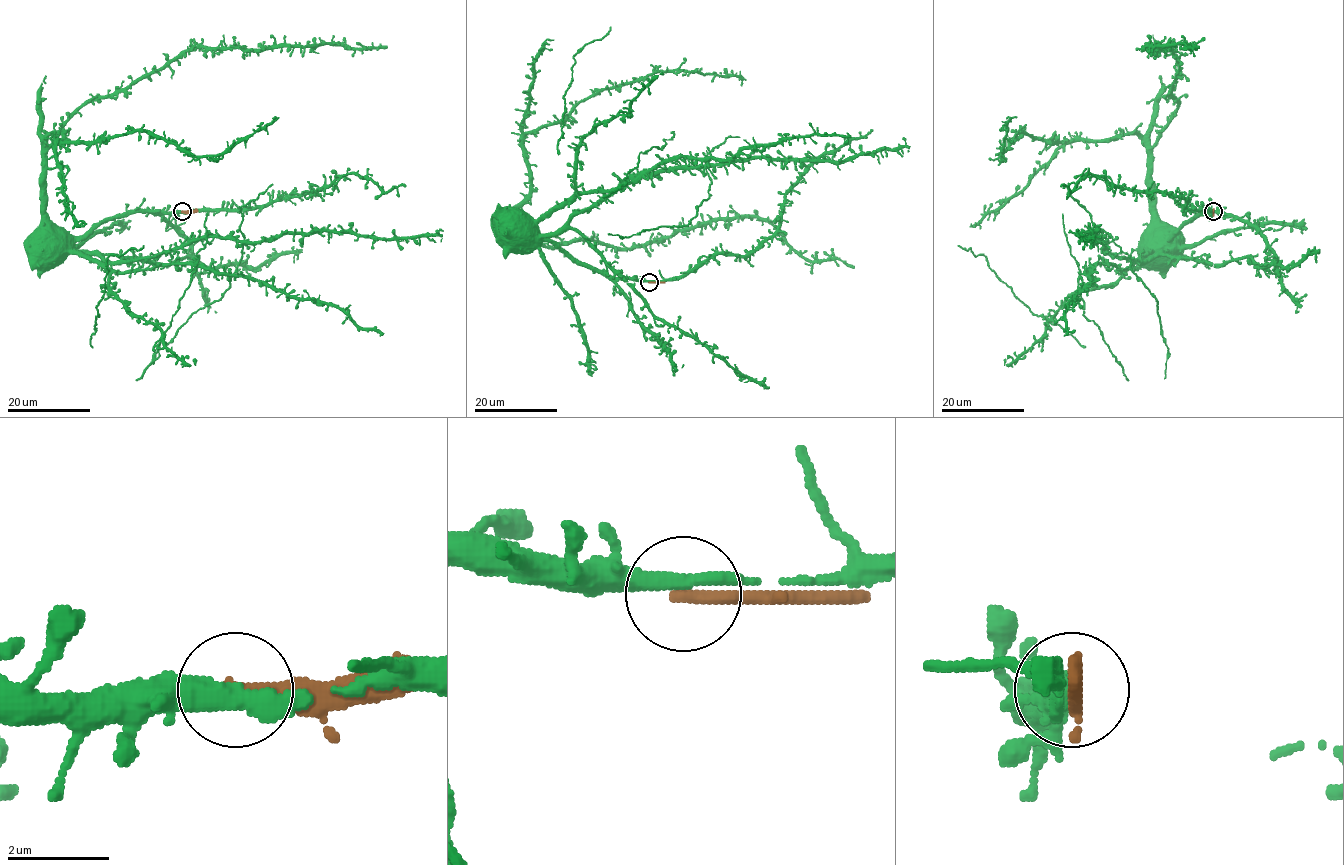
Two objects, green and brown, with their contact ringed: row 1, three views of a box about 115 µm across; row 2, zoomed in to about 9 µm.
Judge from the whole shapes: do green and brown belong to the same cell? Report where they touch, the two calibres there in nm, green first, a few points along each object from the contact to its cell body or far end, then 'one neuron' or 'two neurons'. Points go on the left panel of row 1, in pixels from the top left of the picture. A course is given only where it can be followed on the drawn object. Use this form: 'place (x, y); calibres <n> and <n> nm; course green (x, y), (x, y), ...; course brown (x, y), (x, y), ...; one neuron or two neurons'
place (182, 211); calibres 360 and 380 nm; course green (182, 211), (135, 211), (107, 217), (83, 236), (51, 241), (46, 245); course brown (182, 211), (198, 210); one neuron

